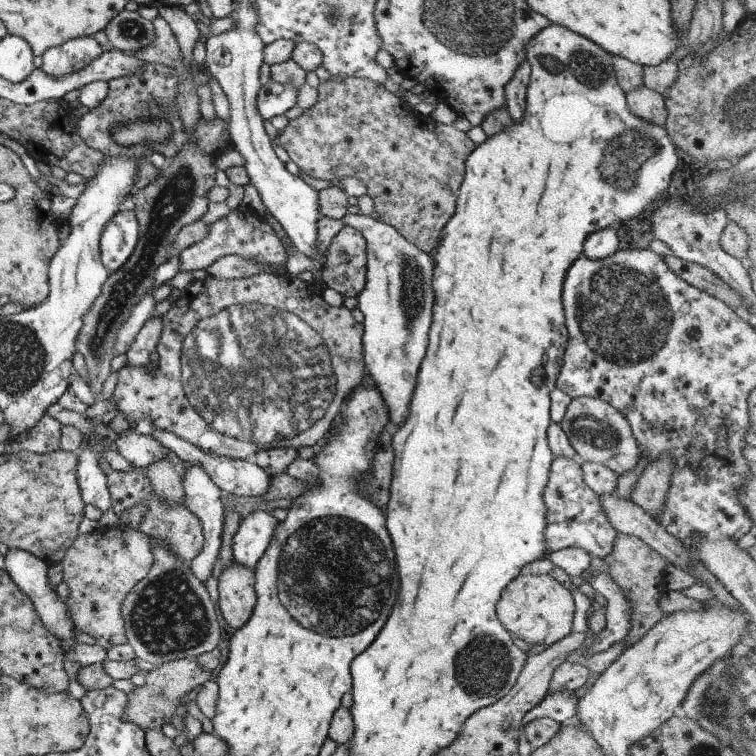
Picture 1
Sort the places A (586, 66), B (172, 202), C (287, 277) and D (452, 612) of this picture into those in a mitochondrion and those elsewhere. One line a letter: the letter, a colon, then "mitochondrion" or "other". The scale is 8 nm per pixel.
A: mitochondrion
B: mitochondrion
C: other
D: other

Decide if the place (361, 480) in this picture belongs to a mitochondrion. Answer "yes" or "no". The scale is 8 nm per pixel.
no

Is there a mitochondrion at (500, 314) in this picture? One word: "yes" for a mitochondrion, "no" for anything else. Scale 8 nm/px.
no

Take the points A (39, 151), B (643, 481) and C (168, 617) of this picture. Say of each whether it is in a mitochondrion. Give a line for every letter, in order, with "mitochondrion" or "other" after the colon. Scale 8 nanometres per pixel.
A: other
B: other
C: mitochondrion

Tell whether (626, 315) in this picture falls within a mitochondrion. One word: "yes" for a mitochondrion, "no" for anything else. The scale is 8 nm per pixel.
yes

